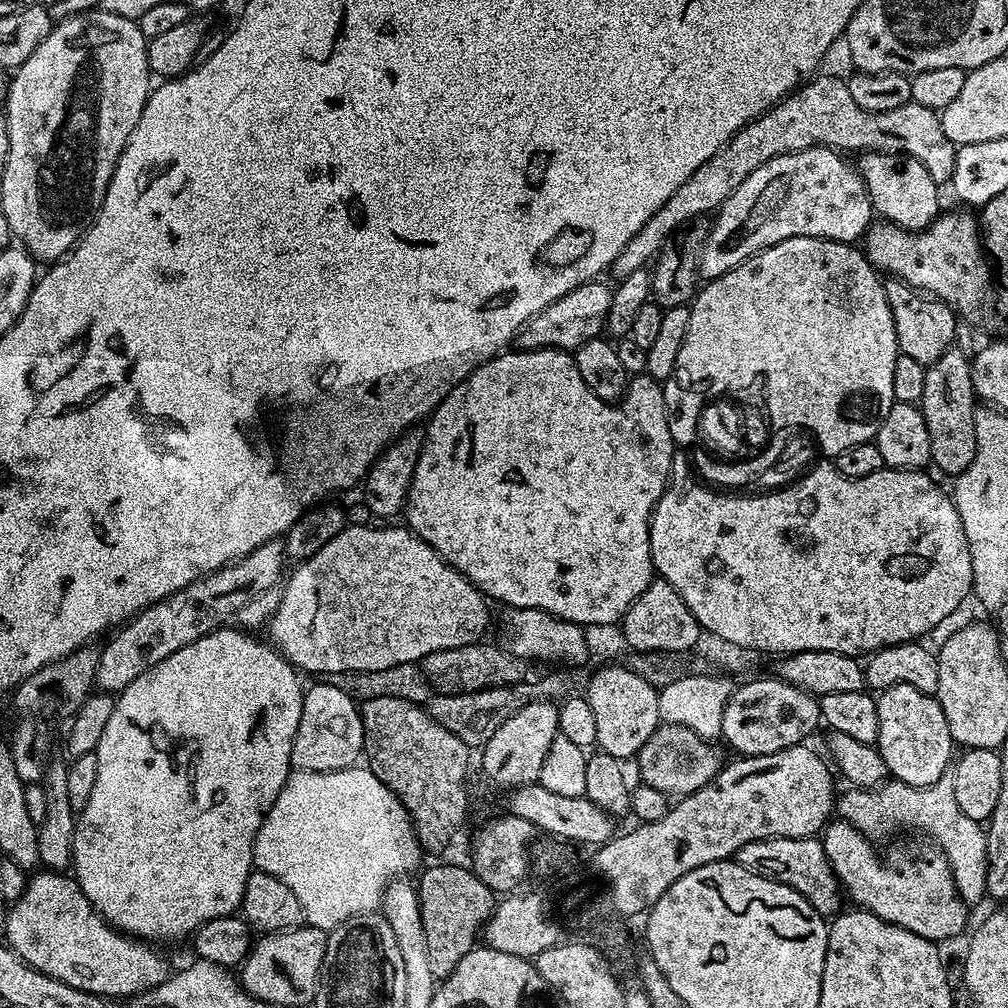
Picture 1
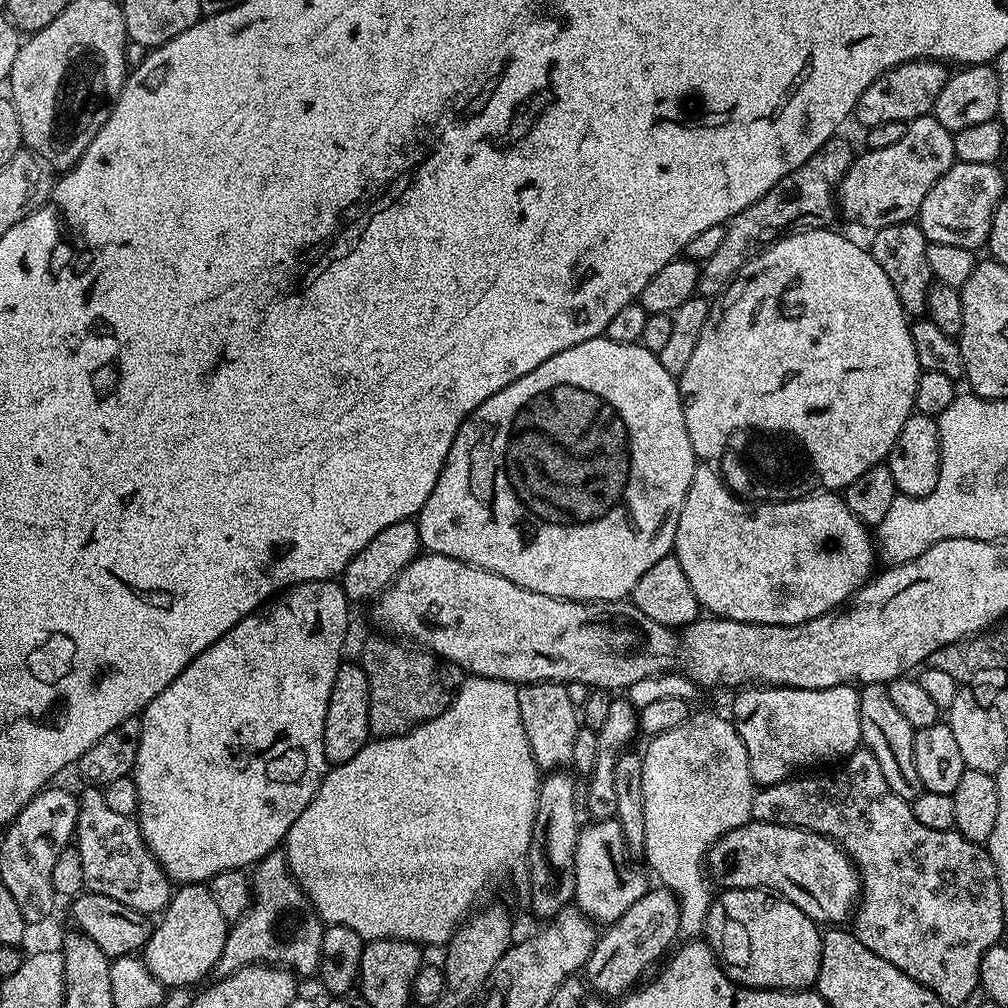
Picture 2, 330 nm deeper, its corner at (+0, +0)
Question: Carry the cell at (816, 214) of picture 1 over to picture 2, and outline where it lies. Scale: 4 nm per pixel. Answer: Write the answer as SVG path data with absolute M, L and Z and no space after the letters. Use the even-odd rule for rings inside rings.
M929 114L911 121L904 136L886 150L868 148L852 161L836 190L838 212L864 228L875 230L891 224L907 224L919 213L926 194L957 163L954 134Z

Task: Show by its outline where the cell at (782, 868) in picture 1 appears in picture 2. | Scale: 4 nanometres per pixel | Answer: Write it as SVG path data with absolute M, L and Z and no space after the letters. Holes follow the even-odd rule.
M649 887L648 892L642 898L638 898L638 902L634 902L634 906L630 906L630 910L626 910L626 914L622 914L622 918L607 925L599 933L594 950L582 969L588 987L597 996L623 997L625 993L635 989L641 983L640 975L660 955L663 957L677 943L679 936L680 901L669 888Z

